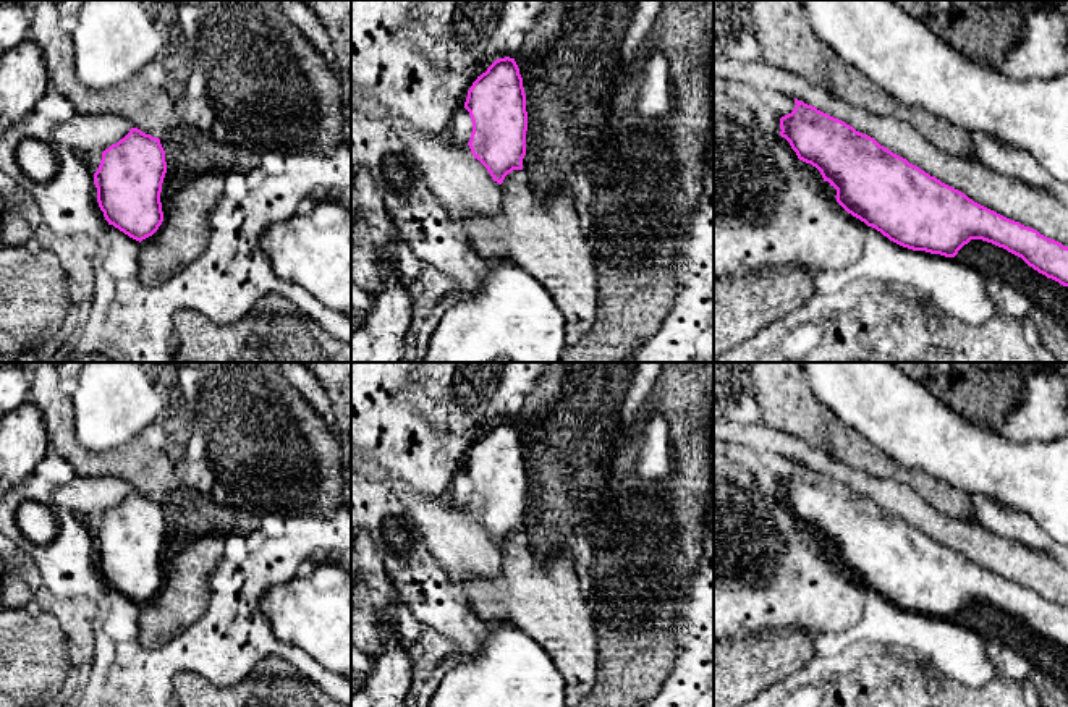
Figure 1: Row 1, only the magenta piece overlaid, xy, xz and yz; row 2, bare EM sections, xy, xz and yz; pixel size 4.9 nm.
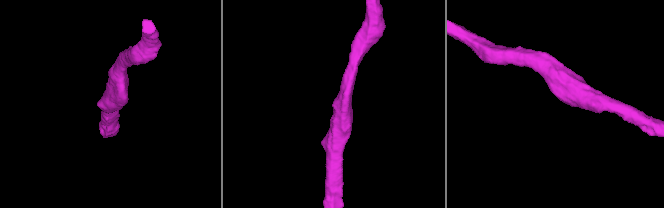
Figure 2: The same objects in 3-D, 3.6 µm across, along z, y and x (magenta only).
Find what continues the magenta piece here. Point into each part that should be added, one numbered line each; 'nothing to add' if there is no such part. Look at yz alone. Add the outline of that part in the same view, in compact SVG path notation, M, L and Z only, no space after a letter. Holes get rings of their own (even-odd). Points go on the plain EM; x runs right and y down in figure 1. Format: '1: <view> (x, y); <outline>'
nothing to add

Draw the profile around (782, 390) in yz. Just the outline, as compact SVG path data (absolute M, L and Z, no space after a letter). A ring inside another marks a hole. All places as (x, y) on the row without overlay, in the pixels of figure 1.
M748 362L744 366L751 396L761 408L762 422L824 450L832 459L859 469L877 479L893 479L913 487L935 510L961 521L974 521L969 495L930 477L918 469L895 464L859 432L843 424L832 409L812 393L809 379L799 362Z

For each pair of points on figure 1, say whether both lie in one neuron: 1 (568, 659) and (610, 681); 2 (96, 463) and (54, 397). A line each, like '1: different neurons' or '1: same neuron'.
1: different neurons
2: same neuron

